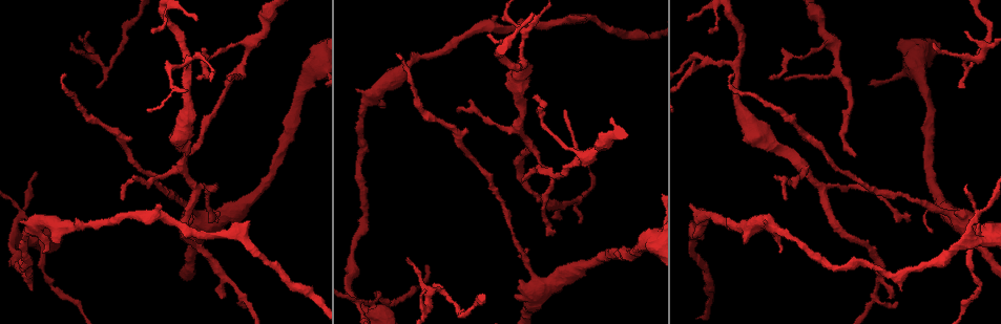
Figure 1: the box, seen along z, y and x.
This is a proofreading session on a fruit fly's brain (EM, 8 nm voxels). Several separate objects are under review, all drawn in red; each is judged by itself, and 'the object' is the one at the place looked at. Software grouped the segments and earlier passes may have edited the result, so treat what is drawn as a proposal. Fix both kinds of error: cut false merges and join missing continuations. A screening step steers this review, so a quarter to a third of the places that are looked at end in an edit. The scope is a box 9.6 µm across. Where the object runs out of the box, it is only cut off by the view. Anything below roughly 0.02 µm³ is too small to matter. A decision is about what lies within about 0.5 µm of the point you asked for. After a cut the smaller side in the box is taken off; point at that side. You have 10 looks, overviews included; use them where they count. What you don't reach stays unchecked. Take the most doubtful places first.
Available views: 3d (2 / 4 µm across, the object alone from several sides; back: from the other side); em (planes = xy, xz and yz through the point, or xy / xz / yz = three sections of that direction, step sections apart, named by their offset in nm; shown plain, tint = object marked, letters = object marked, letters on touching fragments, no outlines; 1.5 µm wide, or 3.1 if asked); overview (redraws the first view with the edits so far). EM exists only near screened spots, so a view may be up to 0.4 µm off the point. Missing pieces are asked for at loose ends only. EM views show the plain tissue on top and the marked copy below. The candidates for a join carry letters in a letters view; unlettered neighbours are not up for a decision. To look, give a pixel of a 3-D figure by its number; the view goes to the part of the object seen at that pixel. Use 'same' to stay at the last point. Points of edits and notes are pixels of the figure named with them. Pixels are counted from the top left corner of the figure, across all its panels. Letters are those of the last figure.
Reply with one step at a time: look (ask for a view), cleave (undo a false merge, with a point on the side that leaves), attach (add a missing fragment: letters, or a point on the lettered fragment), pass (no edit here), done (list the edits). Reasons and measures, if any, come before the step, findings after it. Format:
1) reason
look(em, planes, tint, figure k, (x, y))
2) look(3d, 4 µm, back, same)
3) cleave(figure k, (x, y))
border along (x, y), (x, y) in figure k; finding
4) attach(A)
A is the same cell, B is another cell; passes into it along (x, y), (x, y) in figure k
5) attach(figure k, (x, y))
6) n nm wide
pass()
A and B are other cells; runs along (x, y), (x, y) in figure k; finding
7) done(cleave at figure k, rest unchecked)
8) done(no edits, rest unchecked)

sudden change in width
look(3d, 4 µm, figure 1, (359, 303))

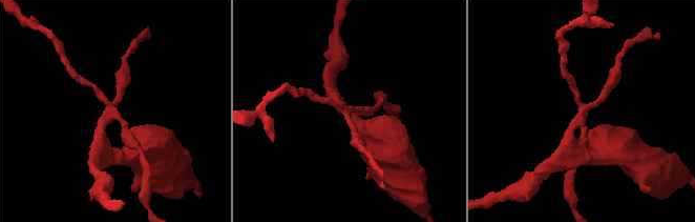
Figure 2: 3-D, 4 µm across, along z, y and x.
3 arms
look(em, yz, step 8, tint, figure 2, (114, 111))

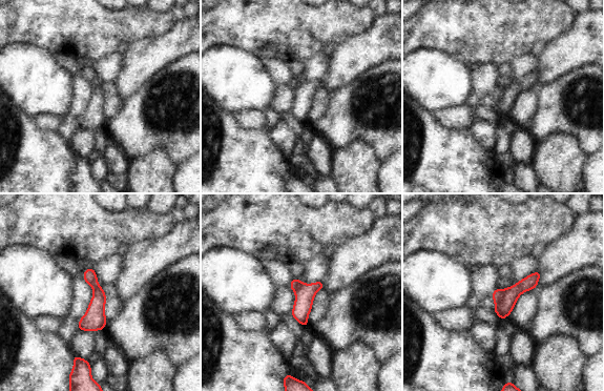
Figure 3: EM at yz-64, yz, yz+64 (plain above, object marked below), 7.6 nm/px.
another direction
look(em, planes, letters, same)

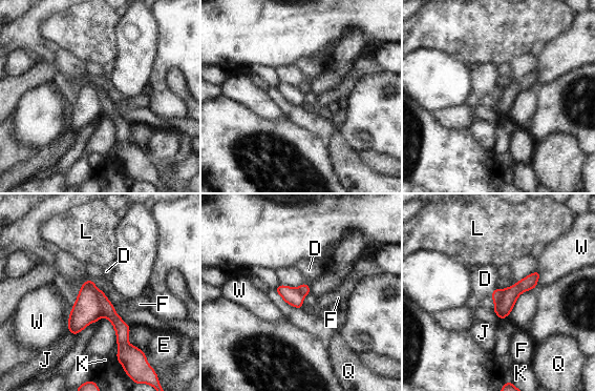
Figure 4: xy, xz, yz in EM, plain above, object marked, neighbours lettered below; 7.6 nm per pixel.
cleave(figure 4, (86, 309))
D, E, F, J, K, L, Q and W are other cells; border along (83, 284), (94, 291), (102, 315) in figure 4; a second neuron is stuck on

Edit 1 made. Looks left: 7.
end of a long branch
look(em, planes, letters, figure 1, (907, 220))

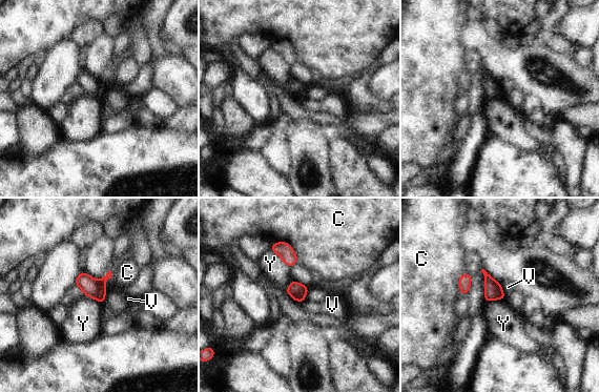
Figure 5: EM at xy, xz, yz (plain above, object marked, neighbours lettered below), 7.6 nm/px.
pass()
C, V and Y are other cells; border along (270, 248), (290, 267) in figure 5; none of them fits

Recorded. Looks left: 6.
done(cleave at figure 4, rest unchecked)

